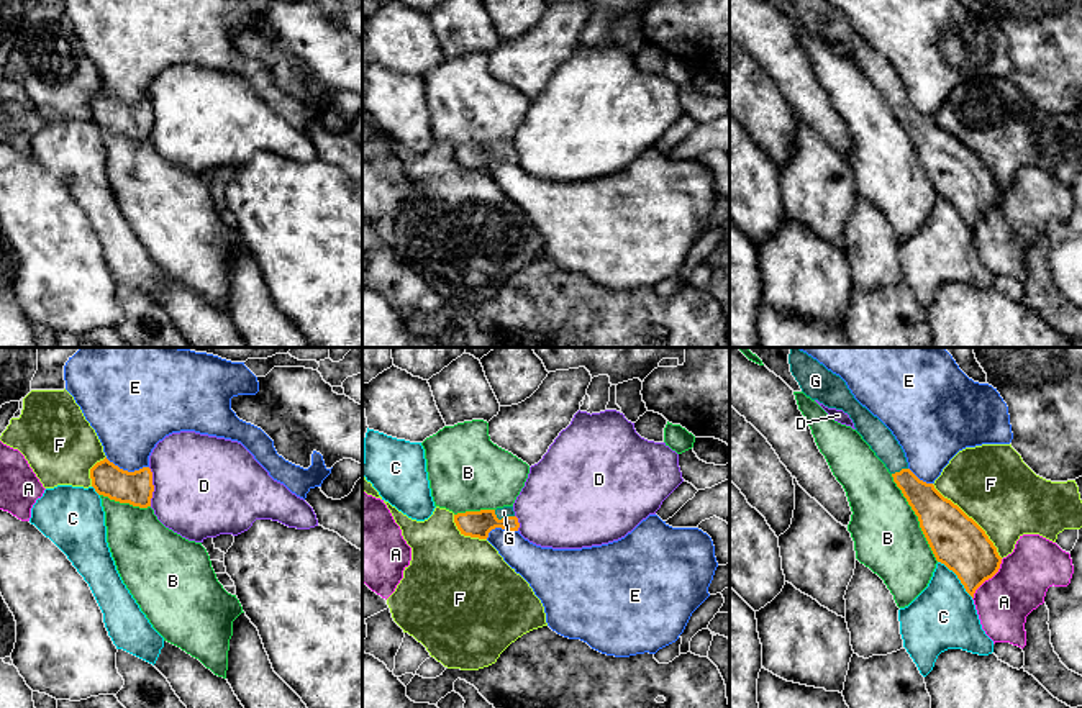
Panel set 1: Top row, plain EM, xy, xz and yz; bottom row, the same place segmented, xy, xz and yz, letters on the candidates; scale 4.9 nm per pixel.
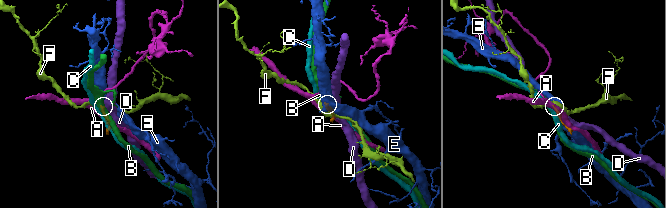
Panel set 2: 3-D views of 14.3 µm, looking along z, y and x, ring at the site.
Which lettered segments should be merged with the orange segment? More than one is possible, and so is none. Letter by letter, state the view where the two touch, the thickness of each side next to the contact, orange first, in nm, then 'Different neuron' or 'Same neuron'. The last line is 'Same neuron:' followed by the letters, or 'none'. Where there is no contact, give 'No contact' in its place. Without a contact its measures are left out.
A: Touches orange in yz. Thickness 260 nm (orange) against 260 nm. Different neuron
B: Touches orange in yz. Thickness 260 nm (orange) against 340 nm. Different neuron
C: Touches orange in yz. Thickness 260 nm (orange) against 320 nm. Different neuron
D: Touches orange in xy. Thickness 160 nm (orange) against 500 nm. Different neuron
E: Touches orange in xy. Thickness 160 nm (orange) against 360 nm. Different neuron
F: Touches orange in yz. Thickness 260 nm (orange) against 380 nm. Different neuron
G: Touches orange in xz. Thickness 130 nm (orange) against 50 nm. Same neuron
Same neuron: G

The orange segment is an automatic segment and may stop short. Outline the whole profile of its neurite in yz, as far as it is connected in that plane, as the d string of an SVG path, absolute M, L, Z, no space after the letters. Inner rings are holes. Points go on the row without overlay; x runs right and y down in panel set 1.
M767 0L777 10L780 10L793 25L803 25L812 33L818 33L828 41L843 43L849 48L856 64L871 79L875 88L885 97L893 110L893 115L902 123L908 138L915 144L920 154L920 161L936 190L938 195L944 197L952 203L966 225L974 231L975 223L989 211L992 211L1002 197L1002 190L997 180L989 172L985 164L969 151L957 138L944 131L933 116L920 113L910 102L905 85L892 64L874 49L866 39L862 39L846 15L828 3L826 0Z

